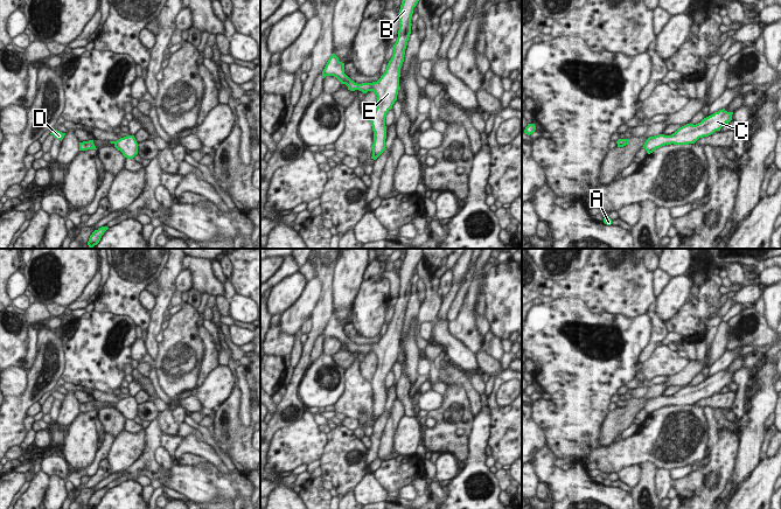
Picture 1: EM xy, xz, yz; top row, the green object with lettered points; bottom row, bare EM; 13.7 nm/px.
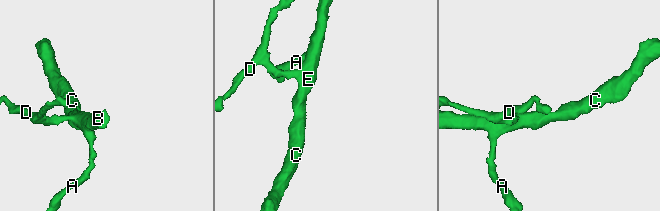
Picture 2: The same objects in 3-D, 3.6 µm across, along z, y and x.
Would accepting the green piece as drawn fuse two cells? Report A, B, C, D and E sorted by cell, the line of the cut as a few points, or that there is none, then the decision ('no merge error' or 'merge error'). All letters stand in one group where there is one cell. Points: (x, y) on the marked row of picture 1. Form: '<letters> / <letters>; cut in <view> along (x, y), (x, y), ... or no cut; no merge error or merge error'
A B C D E; no cut; no merge error

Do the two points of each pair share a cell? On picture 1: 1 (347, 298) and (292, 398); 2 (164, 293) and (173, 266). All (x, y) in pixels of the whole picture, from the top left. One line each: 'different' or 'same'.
1: different
2: same

